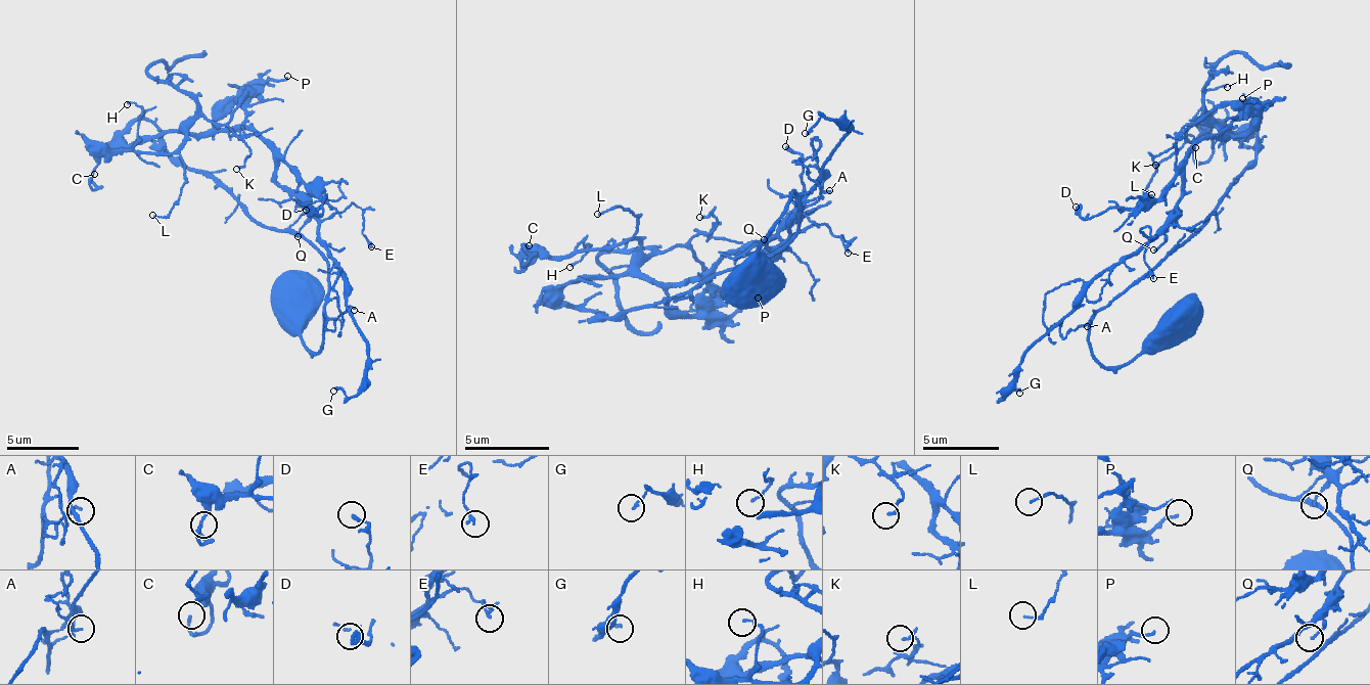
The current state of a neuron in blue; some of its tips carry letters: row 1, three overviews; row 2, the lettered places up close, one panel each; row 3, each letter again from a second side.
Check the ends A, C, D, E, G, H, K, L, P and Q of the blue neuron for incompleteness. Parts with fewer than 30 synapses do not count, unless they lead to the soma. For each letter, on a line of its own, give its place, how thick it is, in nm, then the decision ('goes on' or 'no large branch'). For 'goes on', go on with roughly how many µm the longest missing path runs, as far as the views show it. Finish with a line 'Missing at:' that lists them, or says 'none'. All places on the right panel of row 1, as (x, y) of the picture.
A: (1087, 326) | 120 nm | no large branch
C: (1195, 147) | 150 nm | no large branch
D: (1076, 207) | 180 nm | no large branch
E: (1153, 278) | 170 nm | no large branch
G: (1019, 393) | 140 nm | no large branch
H: (1227, 87) | 100 nm | no large branch
K: (1155, 165) | 80 nm | no large branch
L: (1151, 194) | 100 nm | no large branch
P: (1242, 98) | 130 nm | no large branch
Q: (1153, 249) | 80 nm | no large branch
Missing at: none

